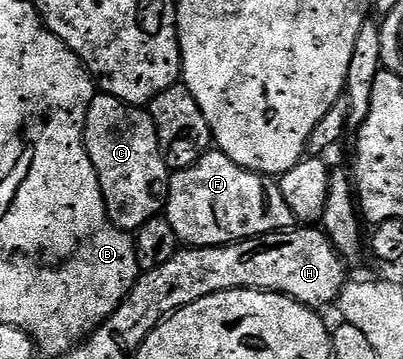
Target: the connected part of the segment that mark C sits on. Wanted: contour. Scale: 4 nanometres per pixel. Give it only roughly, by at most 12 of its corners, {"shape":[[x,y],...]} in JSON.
{"shape":[[97,94],[84,145],[115,228],[165,211],[152,115]]}

